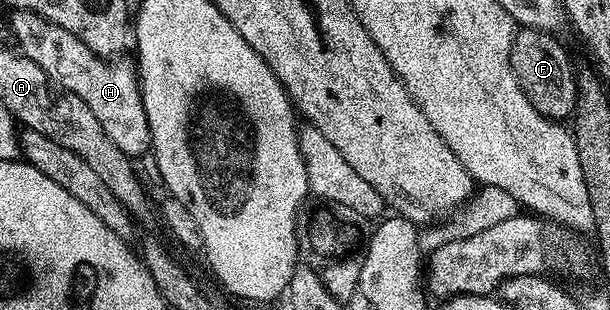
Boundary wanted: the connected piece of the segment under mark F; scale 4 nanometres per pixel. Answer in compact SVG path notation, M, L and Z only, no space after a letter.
M521 27L512 43L512 65L530 102L548 120L564 122L576 111L576 76L568 52L551 32Z

